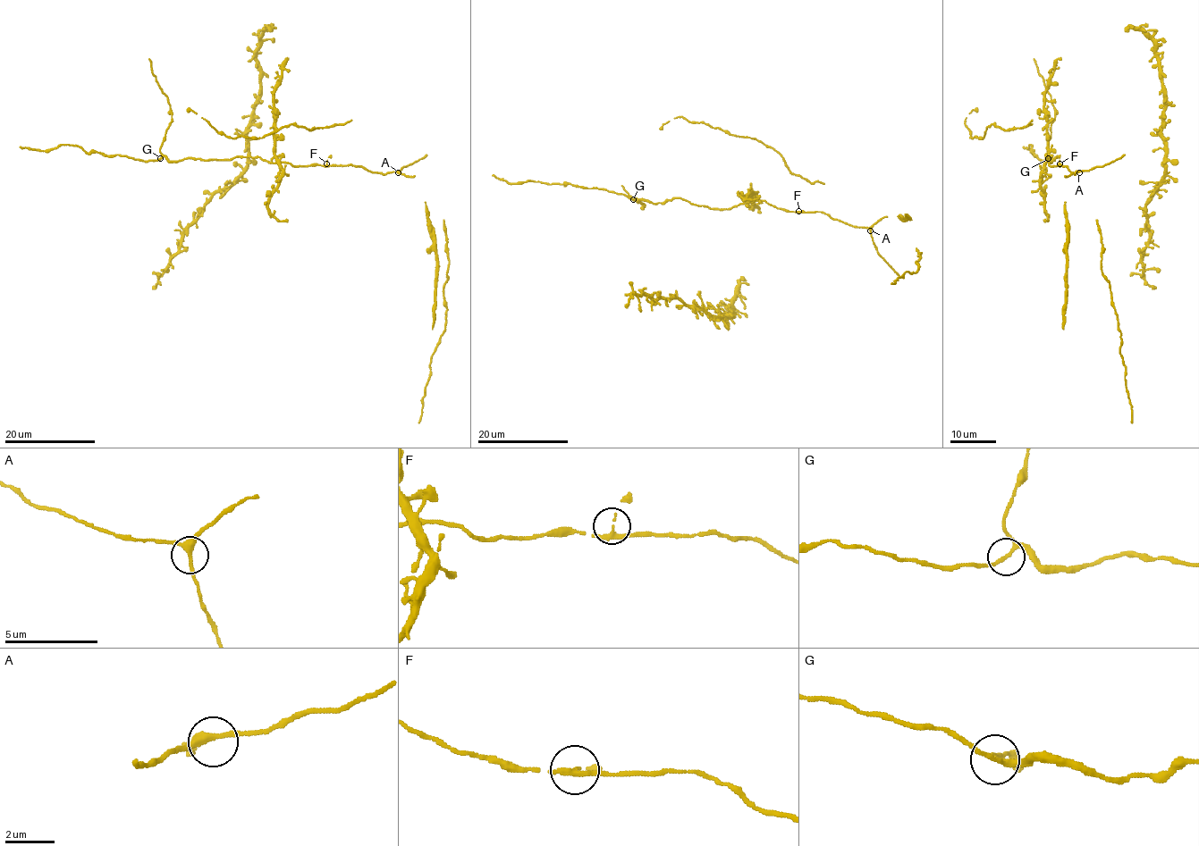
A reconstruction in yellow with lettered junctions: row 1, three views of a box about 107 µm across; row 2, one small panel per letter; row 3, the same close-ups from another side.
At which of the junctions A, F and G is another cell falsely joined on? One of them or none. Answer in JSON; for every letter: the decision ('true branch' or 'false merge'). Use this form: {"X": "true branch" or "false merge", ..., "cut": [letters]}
{"A": "true branch", "F": "true branch", "G": "true branch", "cut": []}

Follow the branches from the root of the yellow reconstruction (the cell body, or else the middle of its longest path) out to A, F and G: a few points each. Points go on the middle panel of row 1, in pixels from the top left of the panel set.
A: (747, 199), (763, 200), (789, 211), (823, 211), (834, 219), (870, 230)
F: (747, 199), (763, 200), (777, 208), (798, 211)
G: (747, 199), (727, 209), (710, 209), (679, 197), (655, 204), (633, 200)

